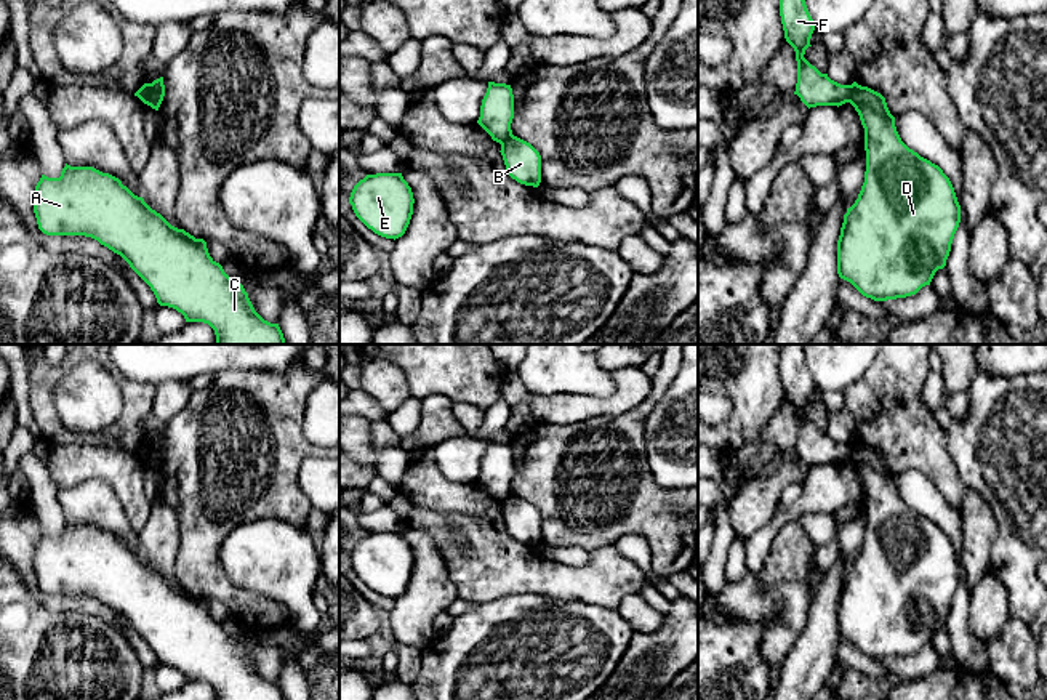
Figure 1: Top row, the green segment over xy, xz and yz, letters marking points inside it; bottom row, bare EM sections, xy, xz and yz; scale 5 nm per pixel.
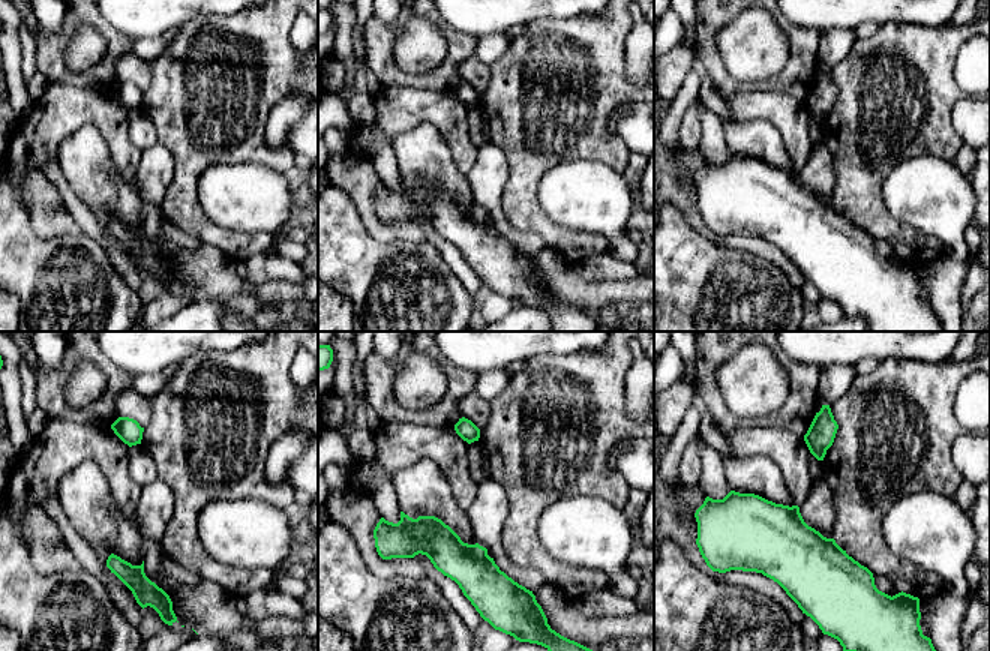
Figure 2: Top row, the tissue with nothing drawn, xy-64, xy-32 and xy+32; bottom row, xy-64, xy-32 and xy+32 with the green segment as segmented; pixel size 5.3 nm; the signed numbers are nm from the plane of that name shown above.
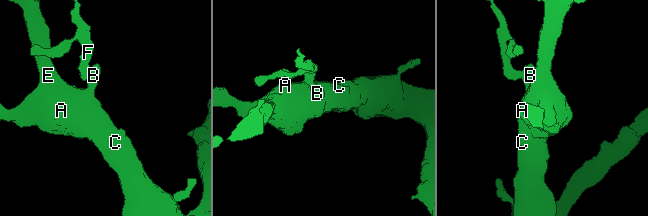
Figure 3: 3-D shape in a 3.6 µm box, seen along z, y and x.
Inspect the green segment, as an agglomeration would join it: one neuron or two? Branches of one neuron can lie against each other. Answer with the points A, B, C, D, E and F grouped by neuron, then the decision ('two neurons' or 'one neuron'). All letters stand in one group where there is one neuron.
groups A B C D E / F; two neurons

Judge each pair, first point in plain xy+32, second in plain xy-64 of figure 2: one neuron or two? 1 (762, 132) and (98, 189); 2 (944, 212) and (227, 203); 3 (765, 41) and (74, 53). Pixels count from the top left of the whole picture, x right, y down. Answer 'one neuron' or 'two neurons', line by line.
1: one neuron
2: one neuron
3: one neuron

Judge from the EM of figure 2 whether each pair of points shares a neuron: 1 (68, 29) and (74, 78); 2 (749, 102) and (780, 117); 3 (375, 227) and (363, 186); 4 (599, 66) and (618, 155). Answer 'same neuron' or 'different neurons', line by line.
1: same neuron
2: same neuron
3: same neuron
4: same neuron

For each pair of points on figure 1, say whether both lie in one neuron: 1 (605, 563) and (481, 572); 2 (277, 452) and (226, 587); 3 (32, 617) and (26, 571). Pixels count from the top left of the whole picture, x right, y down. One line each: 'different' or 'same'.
1: same
2: same
3: different

